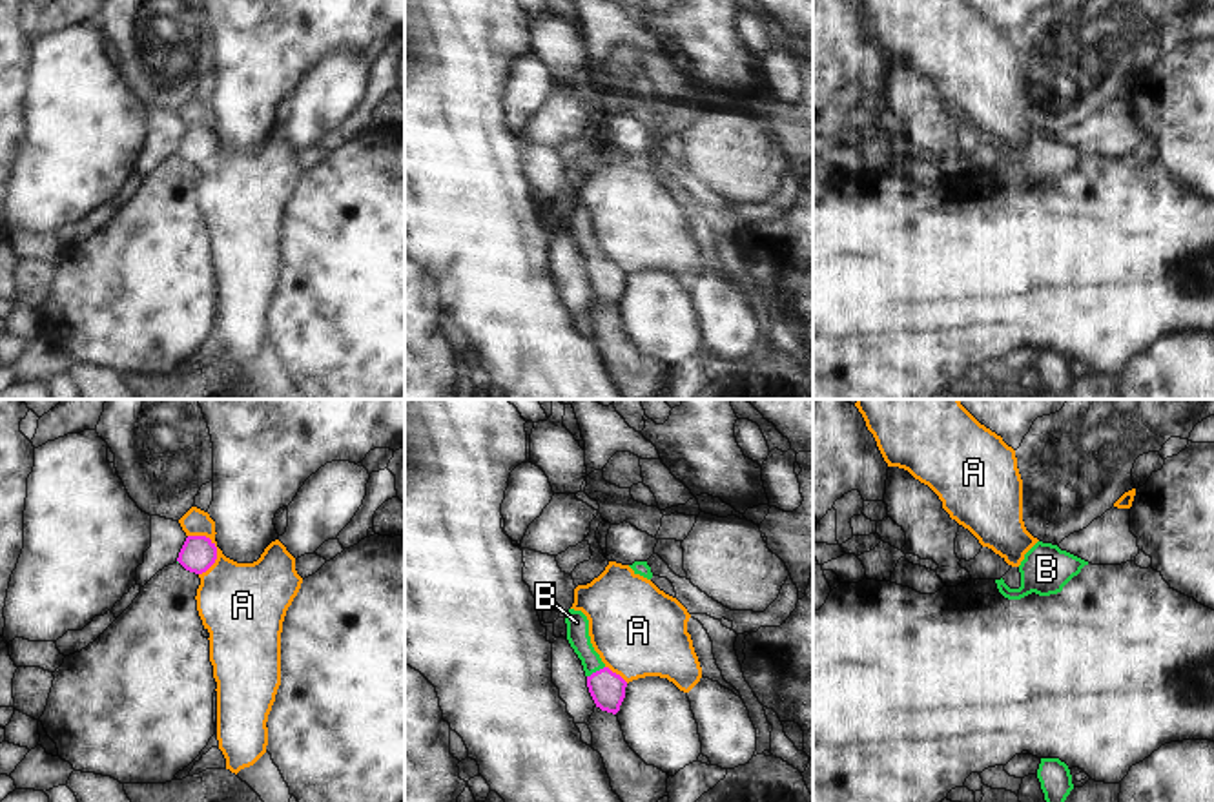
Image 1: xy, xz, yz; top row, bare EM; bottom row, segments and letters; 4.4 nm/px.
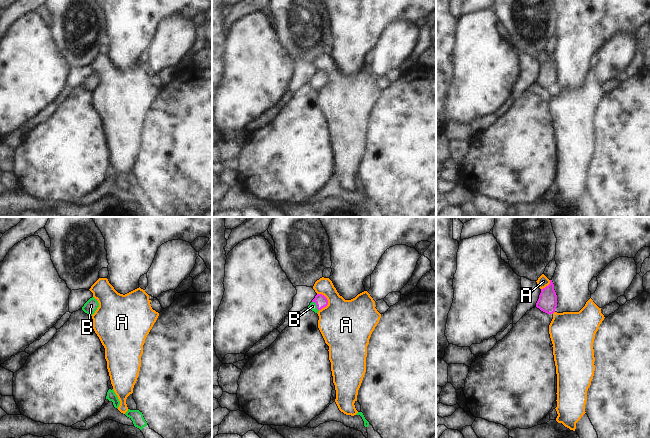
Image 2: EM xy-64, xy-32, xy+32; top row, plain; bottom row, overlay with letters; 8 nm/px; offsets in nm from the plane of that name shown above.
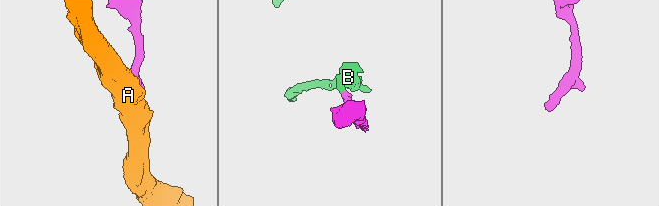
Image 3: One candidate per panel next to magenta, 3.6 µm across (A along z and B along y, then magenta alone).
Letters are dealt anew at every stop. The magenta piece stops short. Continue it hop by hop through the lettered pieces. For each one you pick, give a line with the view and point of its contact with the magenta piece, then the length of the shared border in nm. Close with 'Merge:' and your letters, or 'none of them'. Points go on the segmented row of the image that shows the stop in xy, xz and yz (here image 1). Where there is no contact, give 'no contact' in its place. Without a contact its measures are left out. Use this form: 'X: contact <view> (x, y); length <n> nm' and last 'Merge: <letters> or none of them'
B: contact xz (596, 671); length 90 nm
Merge: B

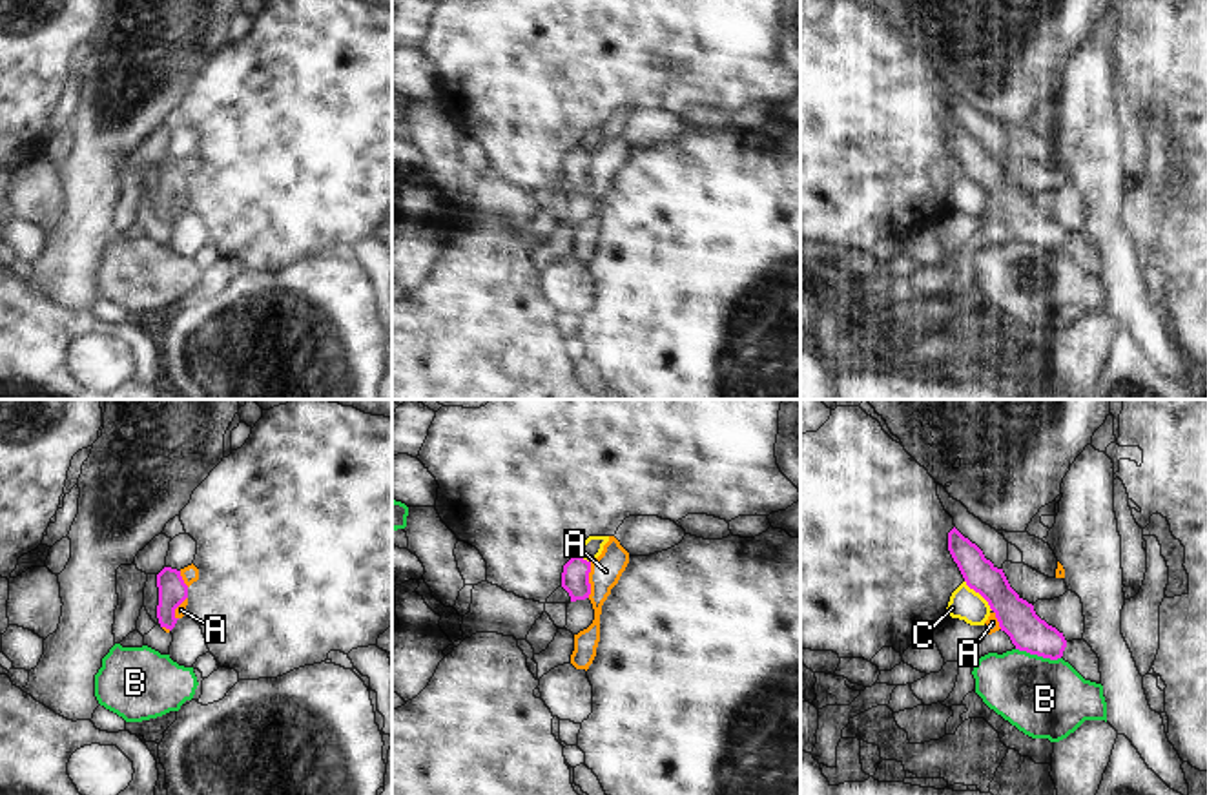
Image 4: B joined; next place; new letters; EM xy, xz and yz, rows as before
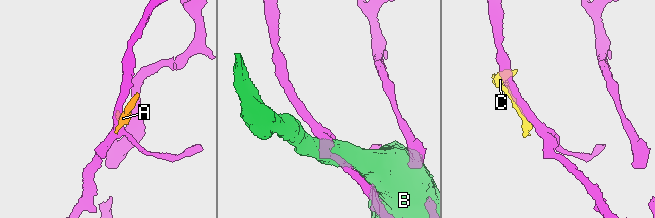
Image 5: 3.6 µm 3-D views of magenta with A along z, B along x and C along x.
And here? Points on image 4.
A: contact xz (588, 580); length 160 nm
Merge: A

